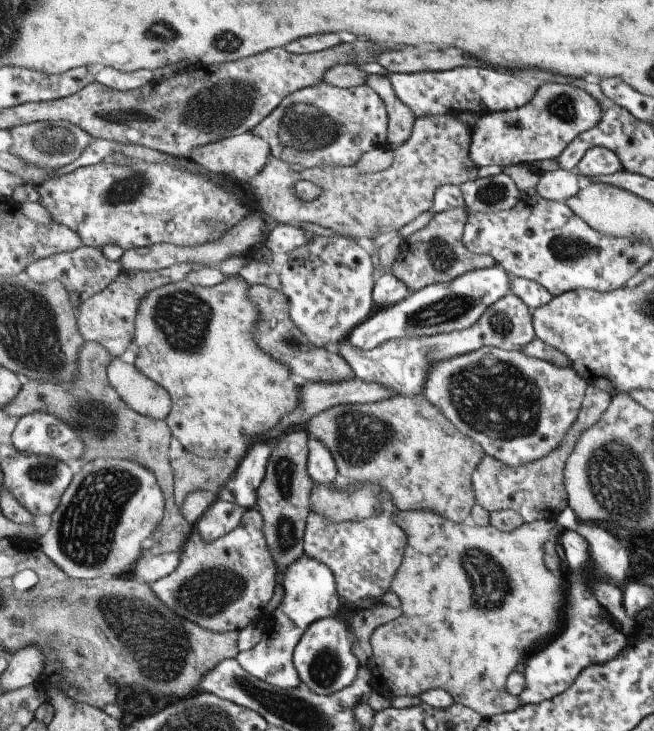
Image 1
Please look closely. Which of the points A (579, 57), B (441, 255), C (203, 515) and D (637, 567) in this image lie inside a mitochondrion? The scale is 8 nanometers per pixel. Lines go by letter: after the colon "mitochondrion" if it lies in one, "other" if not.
A: other
B: mitochondrion
C: other
D: mitochondrion

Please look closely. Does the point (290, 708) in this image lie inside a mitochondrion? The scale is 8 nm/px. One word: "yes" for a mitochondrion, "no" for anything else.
yes

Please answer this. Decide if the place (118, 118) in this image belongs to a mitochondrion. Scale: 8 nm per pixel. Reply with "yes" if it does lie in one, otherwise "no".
yes

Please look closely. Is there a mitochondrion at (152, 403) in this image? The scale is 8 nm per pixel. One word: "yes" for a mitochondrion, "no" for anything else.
no

